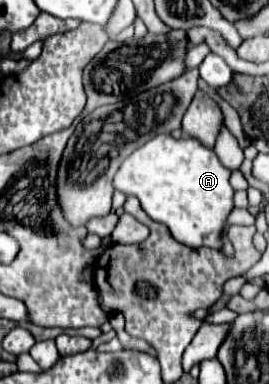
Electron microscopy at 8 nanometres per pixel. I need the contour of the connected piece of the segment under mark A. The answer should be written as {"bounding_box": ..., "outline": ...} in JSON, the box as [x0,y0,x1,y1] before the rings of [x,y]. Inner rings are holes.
{"bounding_box":[114,135,234,251],"outline":[[[156,135],[142,147],[138,147],[124,163],[120,165],[116,177],[114,177],[114,187],[122,191],[124,195],[136,195],[142,203],[142,209],[158,223],[166,225],[172,237],[192,249],[198,247],[210,247],[222,251],[224,243],[222,237],[228,227],[228,215],[234,209],[234,189],[230,185],[230,169],[226,169],[218,155],[212,149],[204,149],[200,141],[192,137],[182,137],[182,139],[172,139],[170,135]]]}

